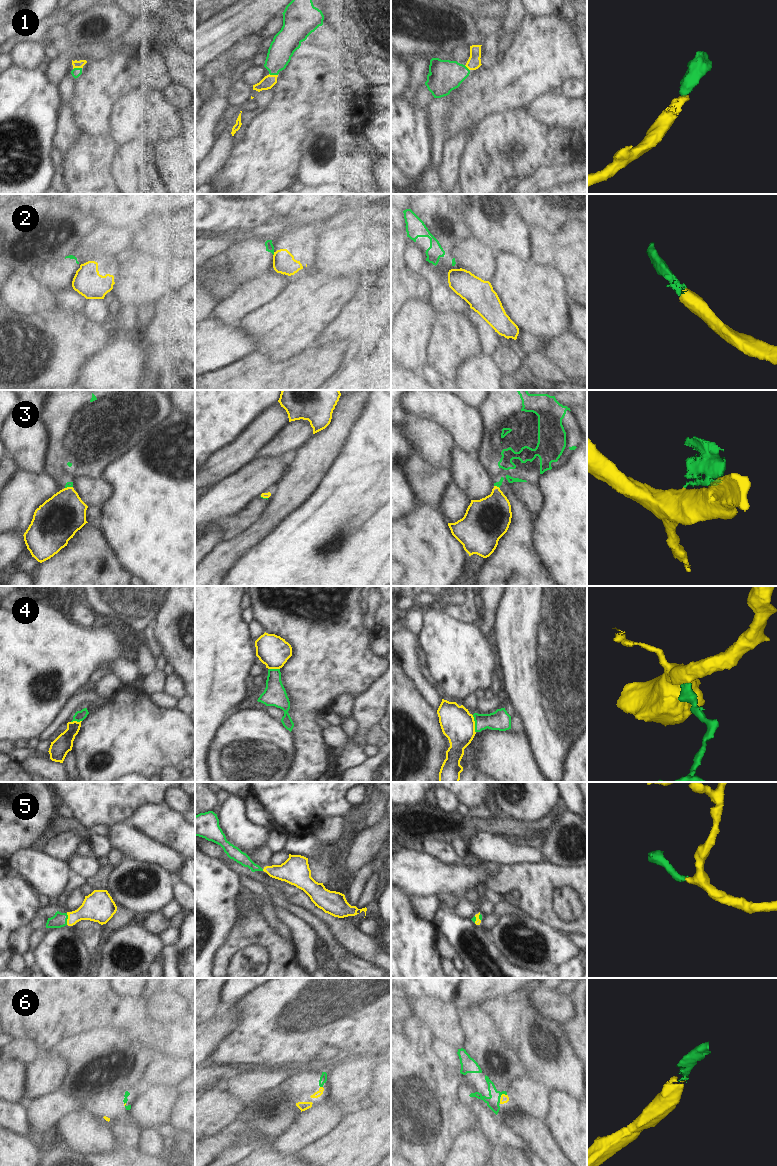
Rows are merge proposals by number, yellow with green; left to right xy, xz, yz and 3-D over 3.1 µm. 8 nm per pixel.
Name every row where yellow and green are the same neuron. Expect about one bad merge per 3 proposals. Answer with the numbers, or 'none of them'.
1, 5, 6

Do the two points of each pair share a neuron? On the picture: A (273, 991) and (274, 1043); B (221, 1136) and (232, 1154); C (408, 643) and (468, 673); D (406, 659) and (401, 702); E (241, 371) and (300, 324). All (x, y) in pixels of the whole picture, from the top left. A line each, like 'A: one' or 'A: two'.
A: one
B: two
C: two
D: two
E: two

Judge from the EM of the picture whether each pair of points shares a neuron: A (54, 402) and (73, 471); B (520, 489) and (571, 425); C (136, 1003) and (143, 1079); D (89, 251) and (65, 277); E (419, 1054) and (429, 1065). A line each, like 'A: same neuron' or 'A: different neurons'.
A: same neuron
B: different neurons
C: different neurons
D: same neuron
E: same neuron

